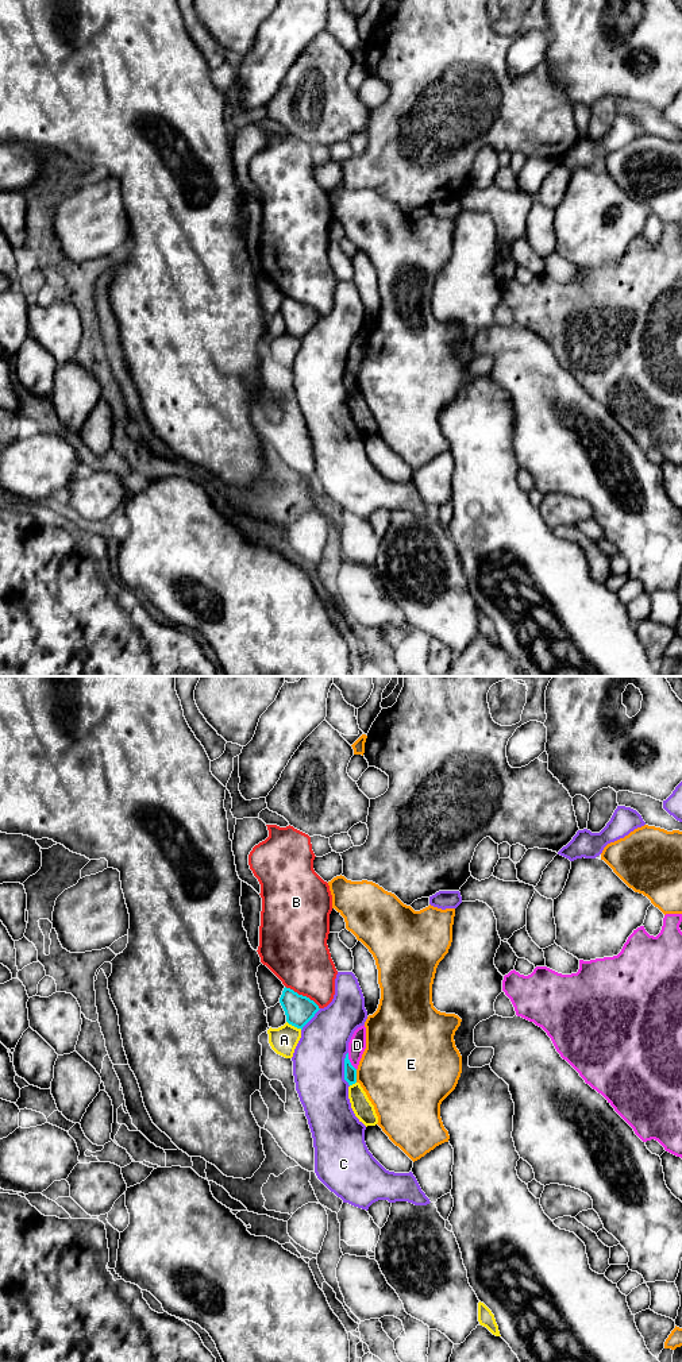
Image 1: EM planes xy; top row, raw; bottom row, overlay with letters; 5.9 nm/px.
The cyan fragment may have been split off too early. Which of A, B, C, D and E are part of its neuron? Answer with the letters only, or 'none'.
none

